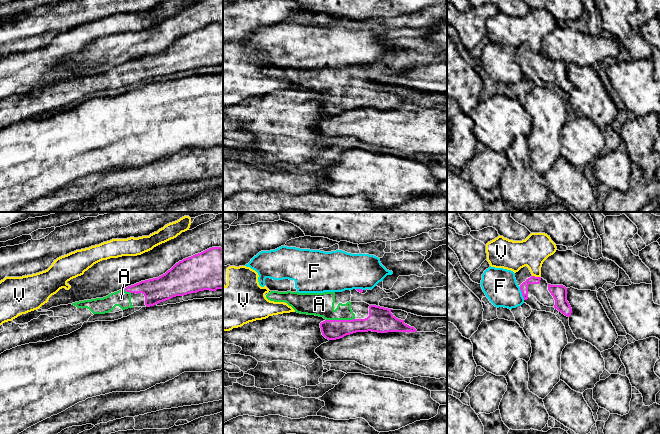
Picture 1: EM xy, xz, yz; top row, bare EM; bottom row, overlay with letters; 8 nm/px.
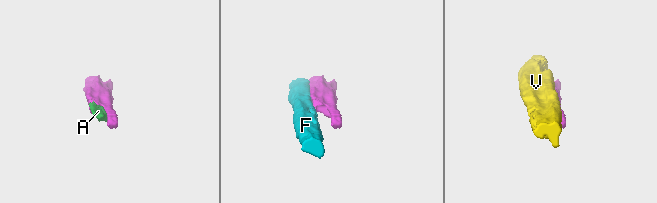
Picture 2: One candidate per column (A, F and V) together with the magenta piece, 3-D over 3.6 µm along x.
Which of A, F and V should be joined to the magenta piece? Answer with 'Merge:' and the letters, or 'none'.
Merge: A

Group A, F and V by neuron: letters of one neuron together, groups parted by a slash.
A / F / V

